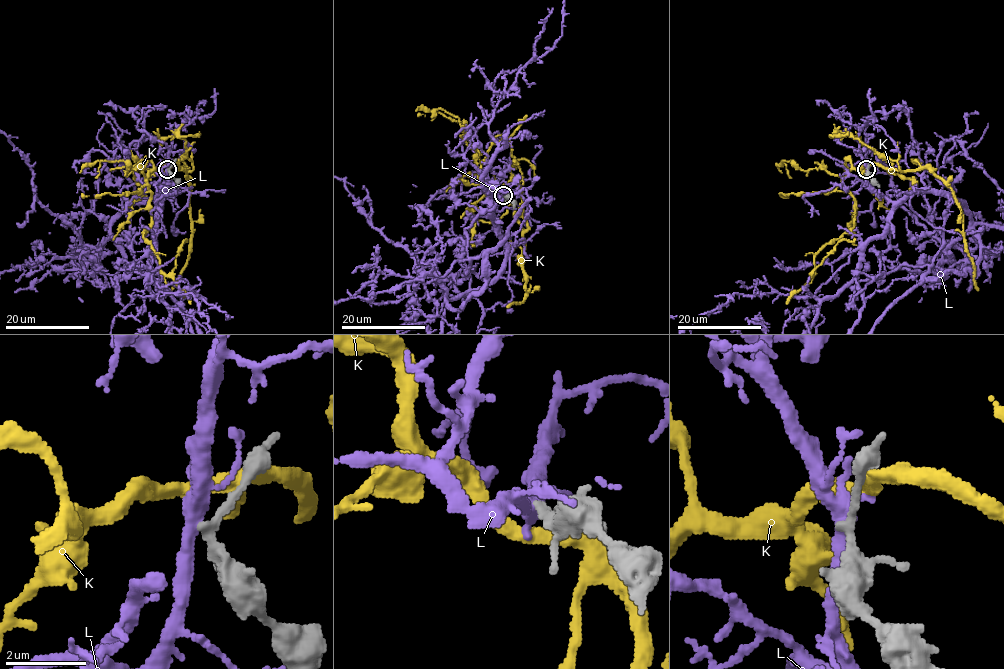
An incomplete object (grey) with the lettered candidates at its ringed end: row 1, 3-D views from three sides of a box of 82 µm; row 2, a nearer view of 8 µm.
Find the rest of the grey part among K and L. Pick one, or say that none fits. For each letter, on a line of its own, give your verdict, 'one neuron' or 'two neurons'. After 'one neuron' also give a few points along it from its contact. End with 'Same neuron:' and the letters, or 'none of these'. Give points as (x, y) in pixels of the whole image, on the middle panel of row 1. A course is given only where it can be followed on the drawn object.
K: two neurons
L: two neurons
Same neuron: none of these

